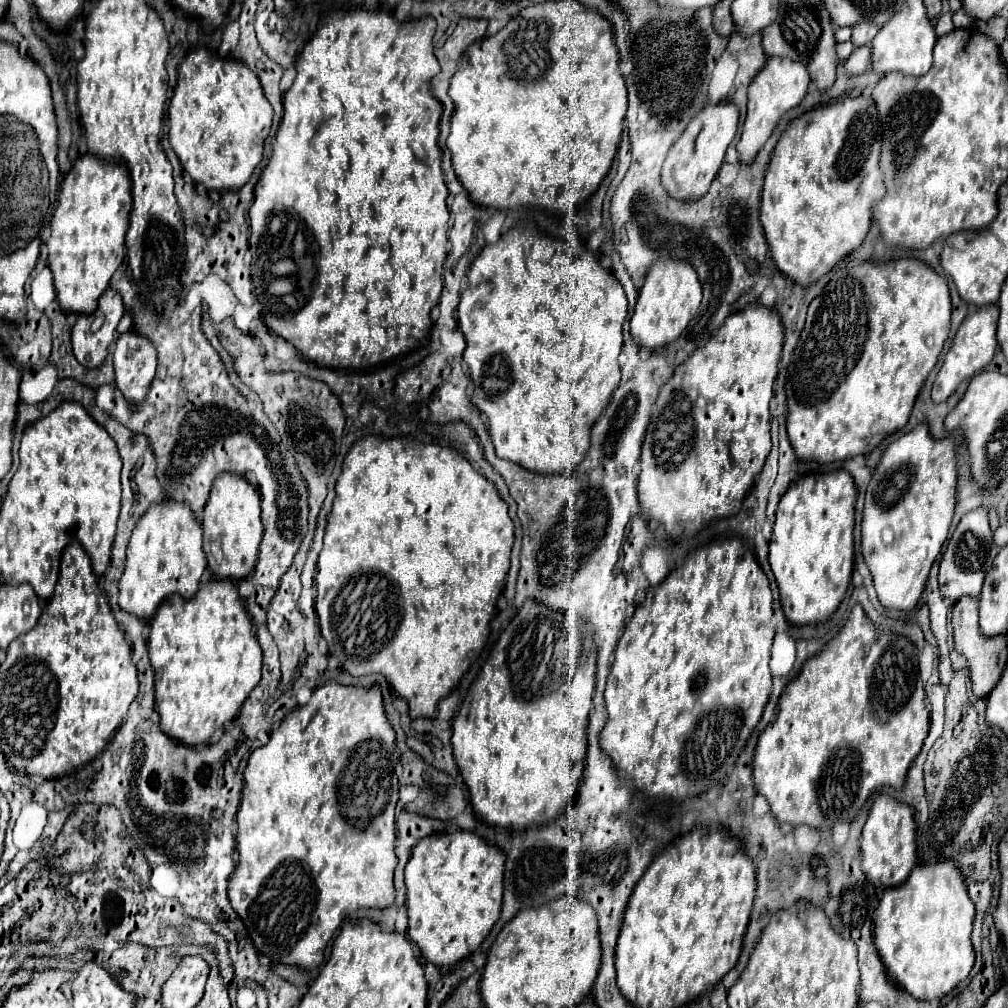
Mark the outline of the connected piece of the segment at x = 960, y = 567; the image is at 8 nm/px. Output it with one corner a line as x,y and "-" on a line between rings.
978,507
970,513
966,513
956,531
952,533
952,539
942,555
940,561
940,571
938,571
938,583
940,583
940,593
942,599
956,603
960,597
968,595
978,599
984,577
998,553
998,547
992,543
992,529
988,527
988,515
986,515
986,507

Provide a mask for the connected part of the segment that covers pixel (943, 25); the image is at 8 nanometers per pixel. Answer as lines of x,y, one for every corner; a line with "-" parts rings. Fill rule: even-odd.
950,13
942,15
942,17
938,19
938,23
936,23
936,35
938,35
938,37
942,37
942,35
950,33
952,29
954,29
954,23
952,23
952,15
950,15

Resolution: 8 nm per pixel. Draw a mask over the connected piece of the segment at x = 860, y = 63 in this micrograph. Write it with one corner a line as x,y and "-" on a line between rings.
856,47
844,65
846,65
846,73
850,75
864,73
870,67
870,47

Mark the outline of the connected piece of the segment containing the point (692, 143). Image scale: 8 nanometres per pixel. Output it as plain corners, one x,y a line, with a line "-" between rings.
718,103
706,107
692,119
682,137
670,149
662,165
662,185
672,199
678,201
696,201
708,193
710,183
716,179
716,173
724,161
726,149
732,143
738,129
738,107
734,103

